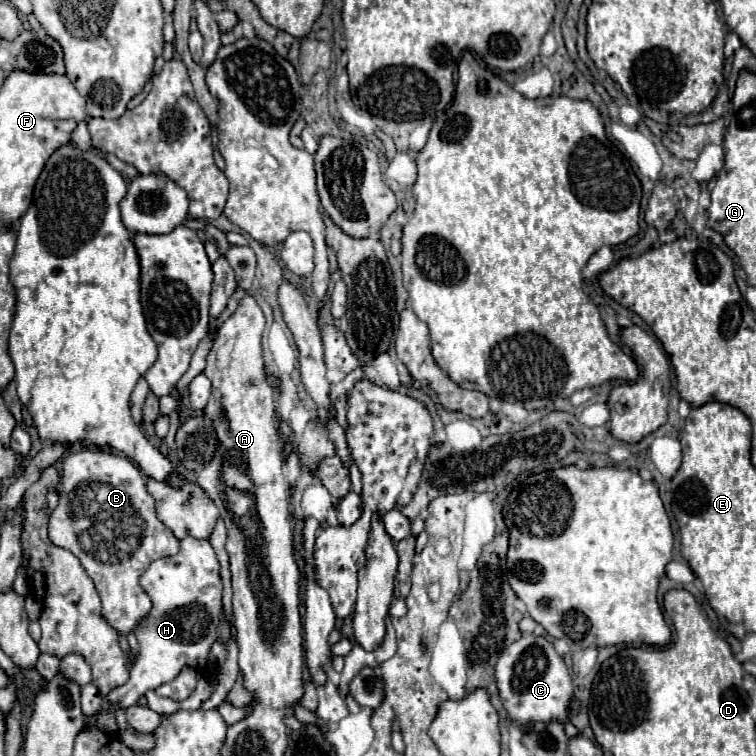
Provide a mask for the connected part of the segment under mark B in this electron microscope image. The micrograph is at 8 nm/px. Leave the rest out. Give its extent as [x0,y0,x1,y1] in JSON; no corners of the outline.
[49,450,179,636]

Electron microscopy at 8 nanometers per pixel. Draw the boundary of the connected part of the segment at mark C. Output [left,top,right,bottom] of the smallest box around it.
[495,634,573,728]

